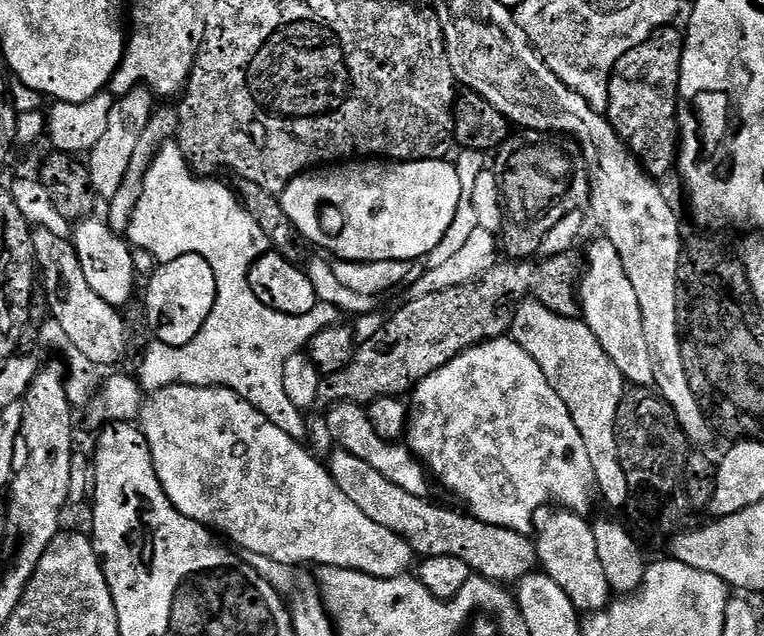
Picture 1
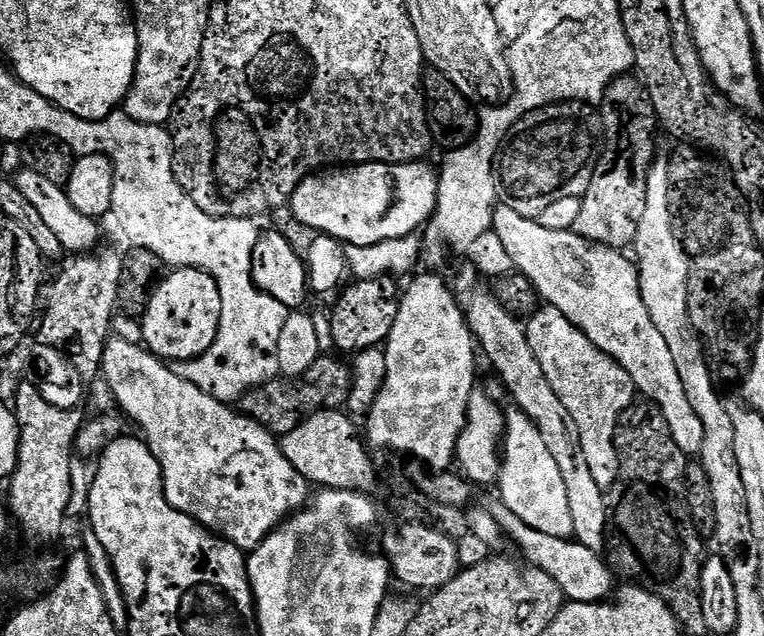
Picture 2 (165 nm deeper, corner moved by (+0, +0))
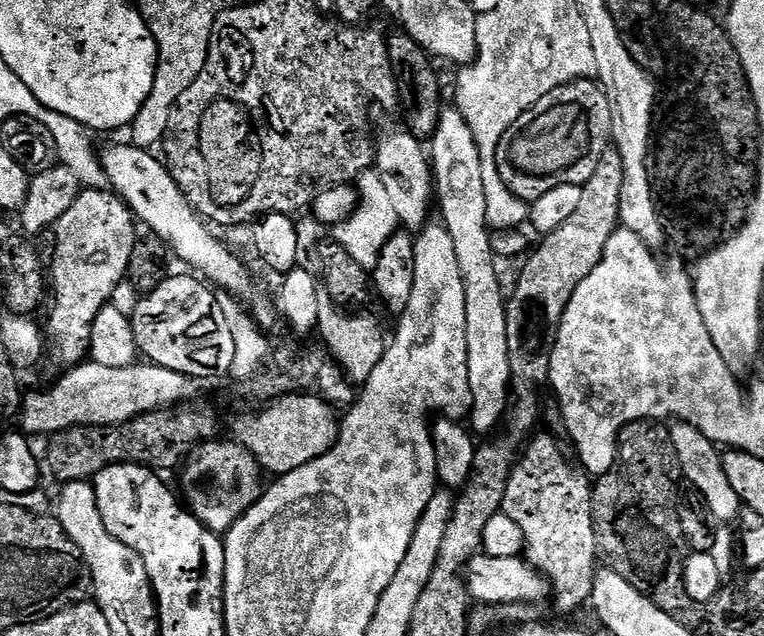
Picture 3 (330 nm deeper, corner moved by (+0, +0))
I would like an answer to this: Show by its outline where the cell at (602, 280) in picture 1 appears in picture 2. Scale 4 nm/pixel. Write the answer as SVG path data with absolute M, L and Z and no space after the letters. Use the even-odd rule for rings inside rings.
M502 202L497 203L492 210L492 231L498 234L502 246L506 246L506 251L510 253L513 269L535 286L537 297L547 307L562 310L569 322L582 330L582 334L586 334L590 342L594 342L598 351L617 360L622 370L630 374L637 393L660 409L662 418L666 418L666 426L670 426L674 442L678 442L678 450L682 450L689 458L699 457L704 437L702 422L698 414L694 414L694 408L690 406L690 400L682 390L682 378L678 378L674 357L670 355L658 326L654 326L654 321L650 319L646 302L642 302L637 265L631 259L628 261L623 251L595 244L592 240L582 238L574 230L546 230L546 226L527 220L522 214L518 214L518 210L510 210L510 206Z

